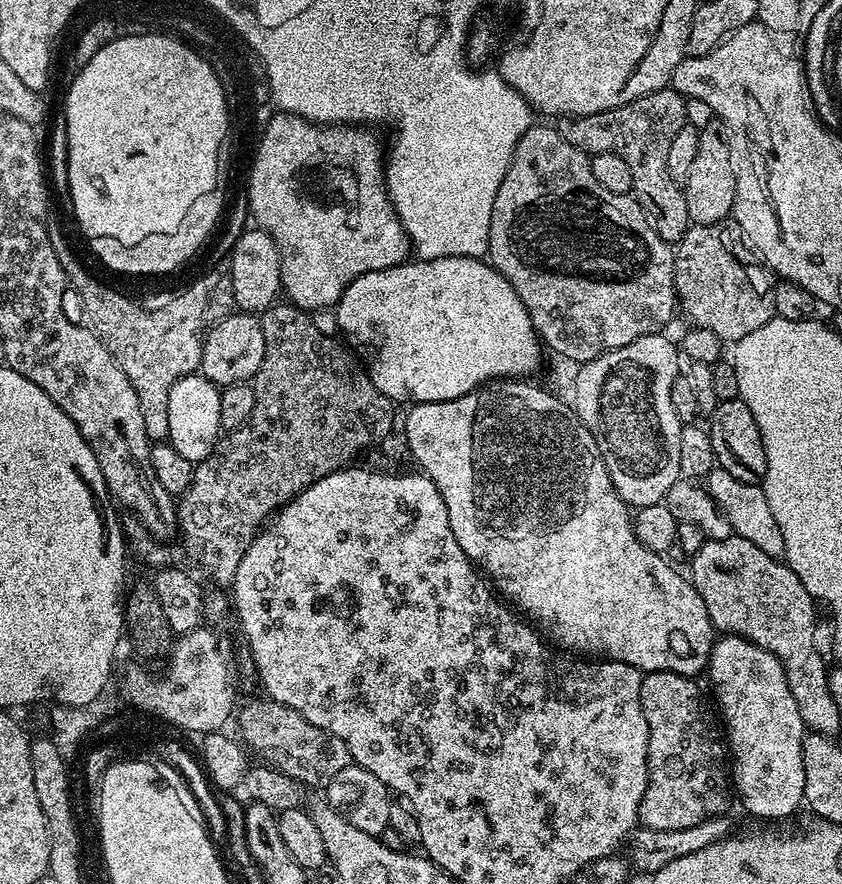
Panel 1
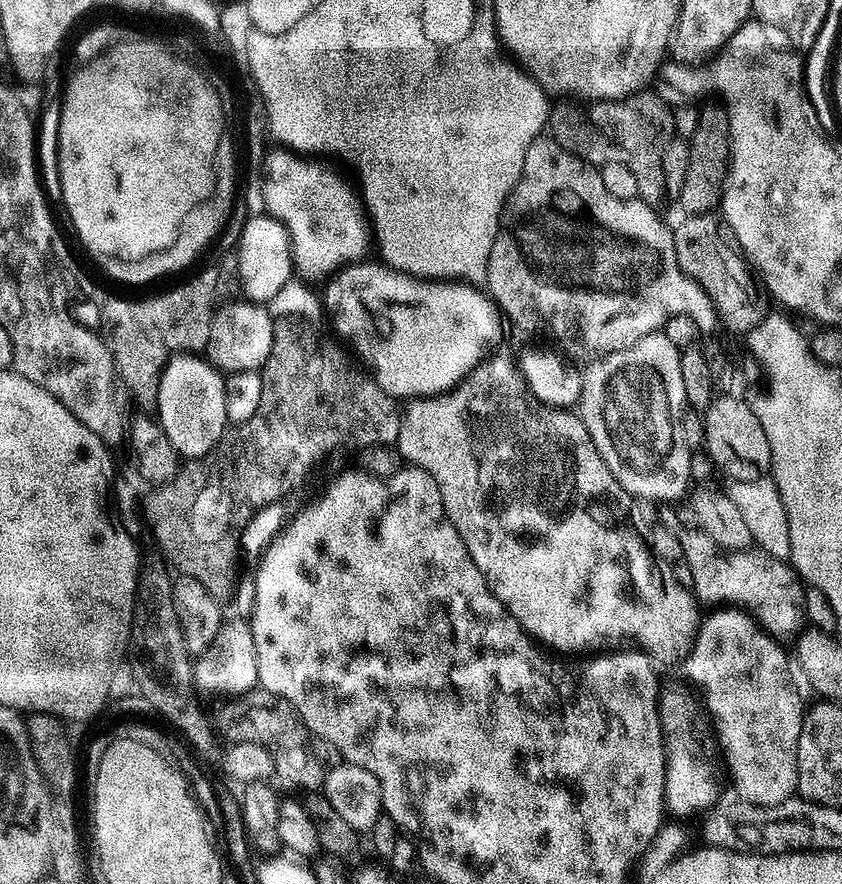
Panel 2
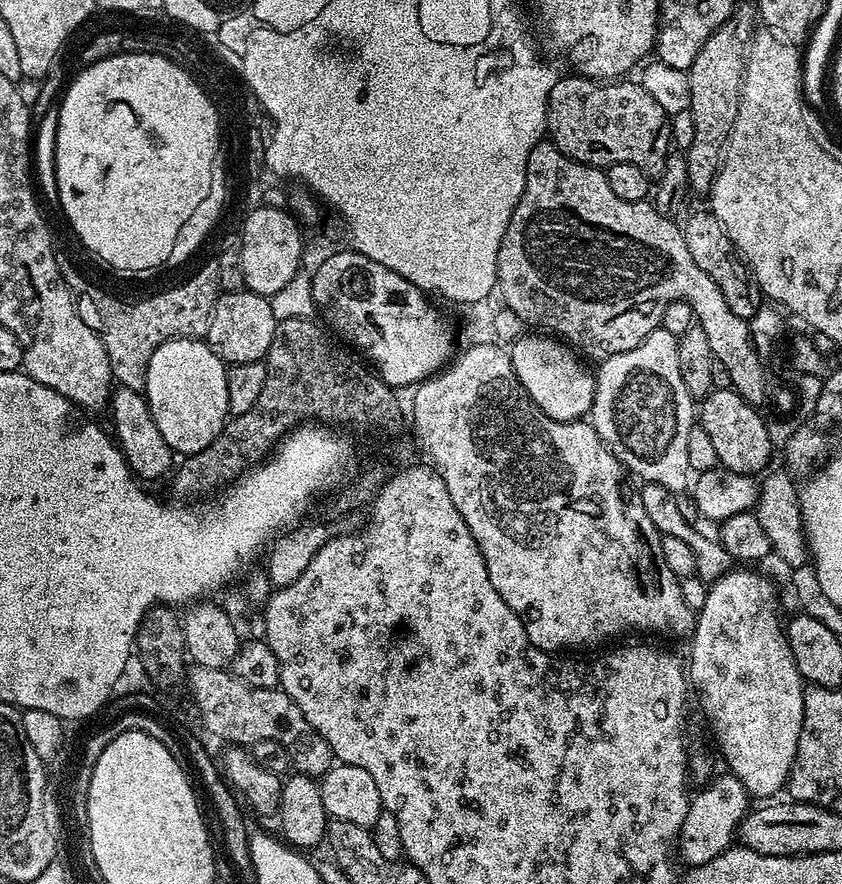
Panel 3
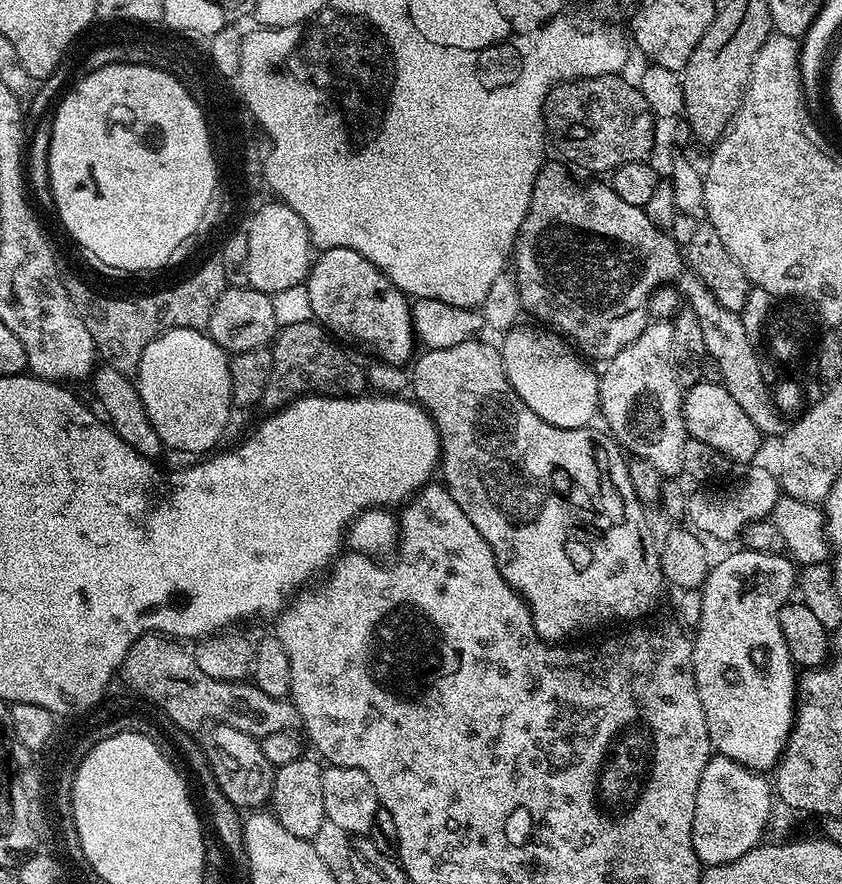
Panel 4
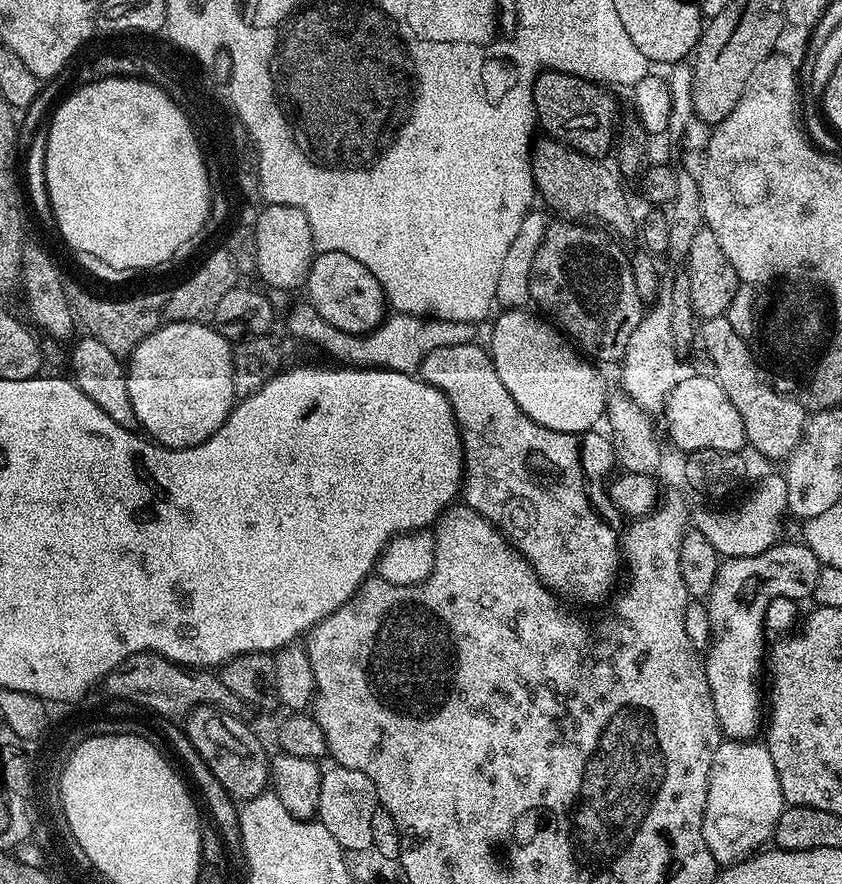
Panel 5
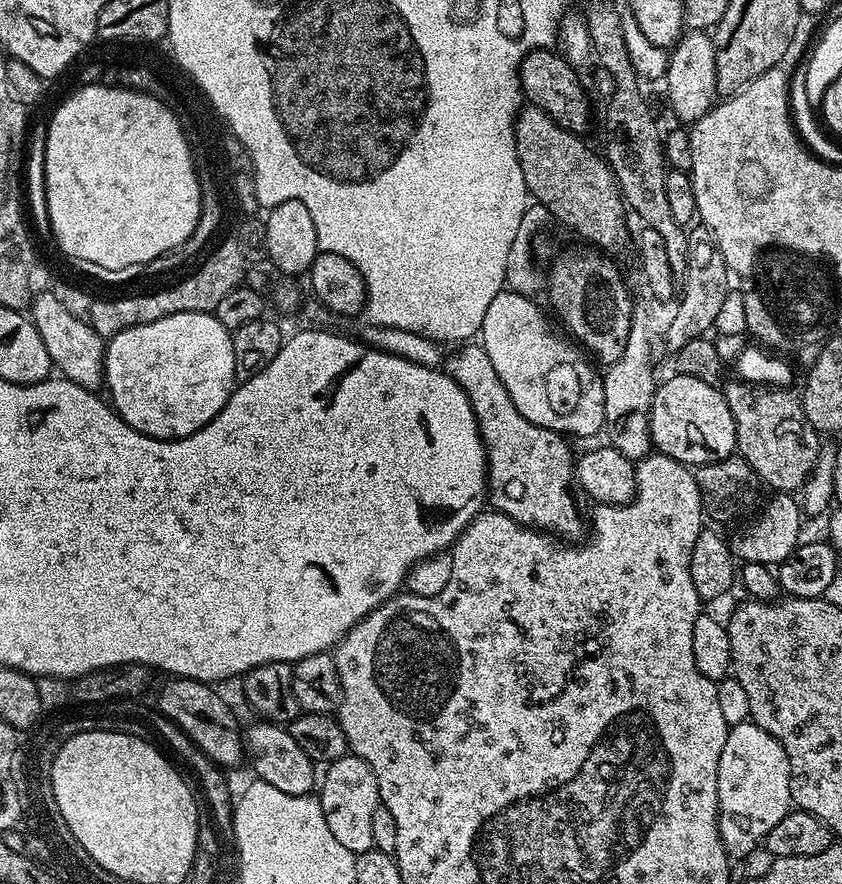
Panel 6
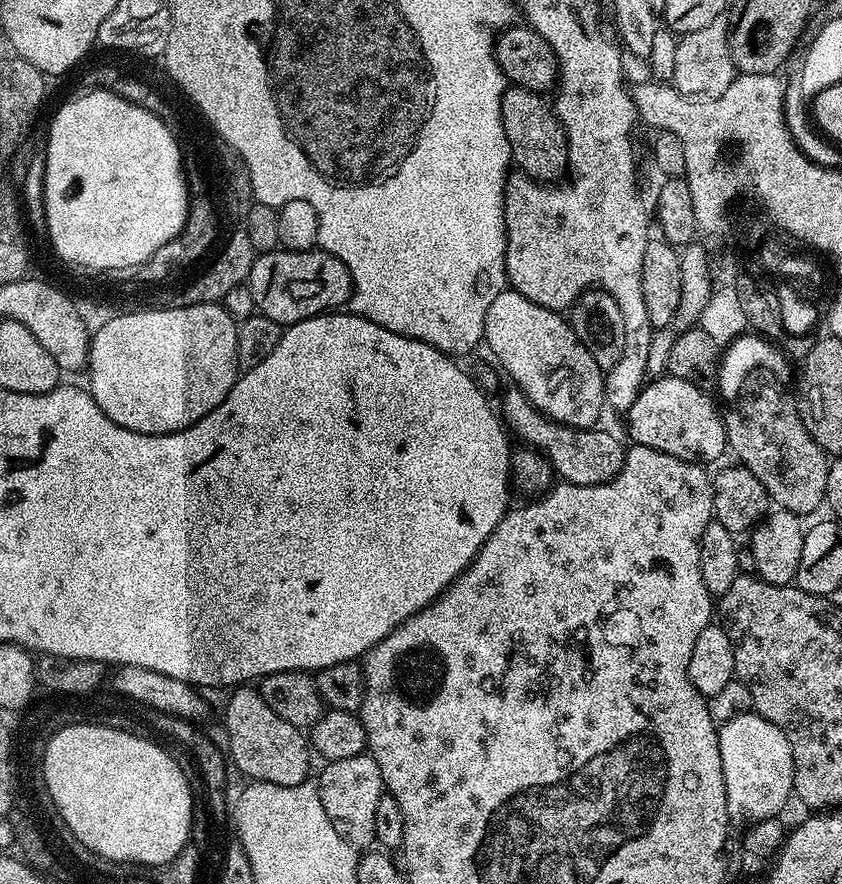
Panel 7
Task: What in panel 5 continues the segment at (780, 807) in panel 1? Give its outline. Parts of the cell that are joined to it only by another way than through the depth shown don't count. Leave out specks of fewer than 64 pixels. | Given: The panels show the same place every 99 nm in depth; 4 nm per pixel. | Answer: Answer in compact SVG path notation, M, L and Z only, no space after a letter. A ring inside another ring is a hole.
M778 542L770 550L762 550L762 554L754 554L753 556L743 556L742 558L728 558L723 561L716 575L716 581L712 587L712 593L706 597L708 613L710 614L710 626L712 627L712 642L706 649L706 655L703 657L702 663L706 670L706 678L710 682L710 694L714 698L714 710L718 714L718 722L720 723L721 733L730 740L750 740L757 734L756 731L761 731L762 721L766 716L766 696L760 693L760 676L762 680L762 669L766 664L766 643L764 644L764 636L766 637L766 629L764 627L764 615L766 608L770 606L770 602L774 598L790 598L797 602L807 601L812 595L814 586L818 586L818 574L821 570L819 558L814 554L814 550L810 550L808 545L803 542L797 544L784 544Z

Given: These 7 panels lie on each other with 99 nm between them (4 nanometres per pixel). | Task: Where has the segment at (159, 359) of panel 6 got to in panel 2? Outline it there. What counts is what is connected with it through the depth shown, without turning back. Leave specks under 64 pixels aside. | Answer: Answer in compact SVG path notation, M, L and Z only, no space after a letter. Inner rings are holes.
M177 354L168 361L160 376L158 402L155 411L160 412L158 423L166 430L166 438L184 458L205 456L224 437L229 427L226 418L226 394L224 376L196 354Z

